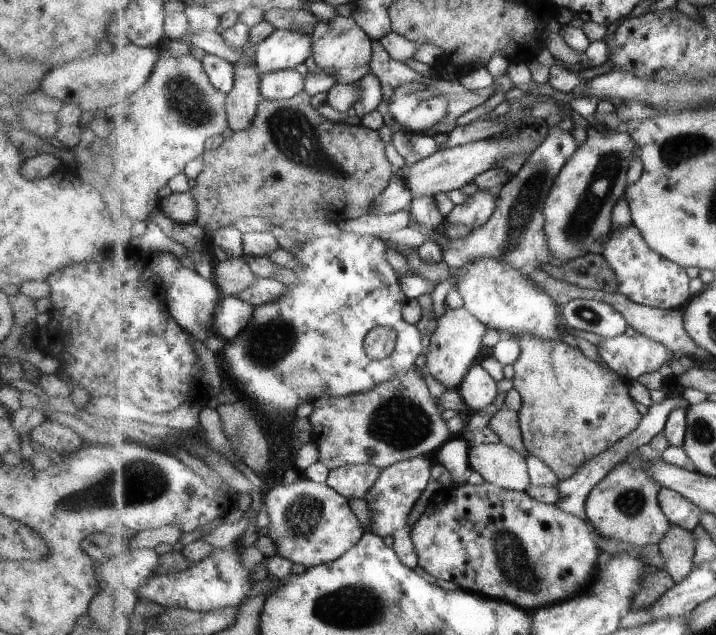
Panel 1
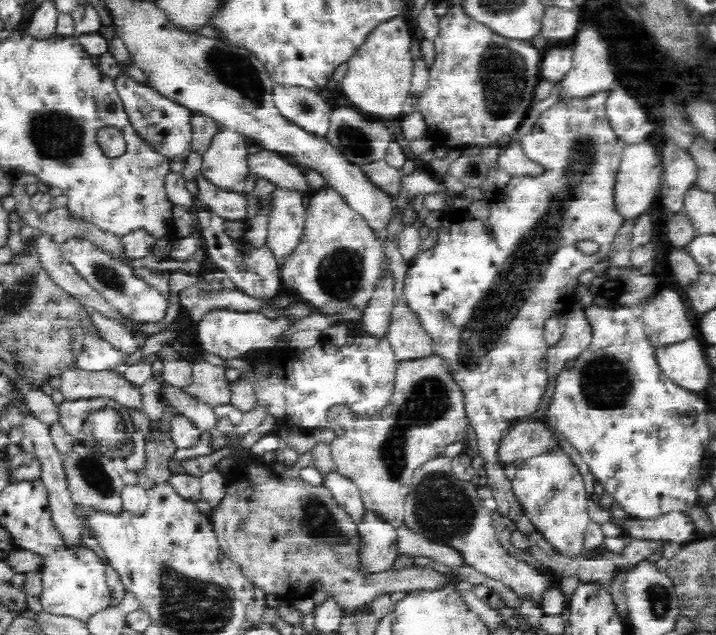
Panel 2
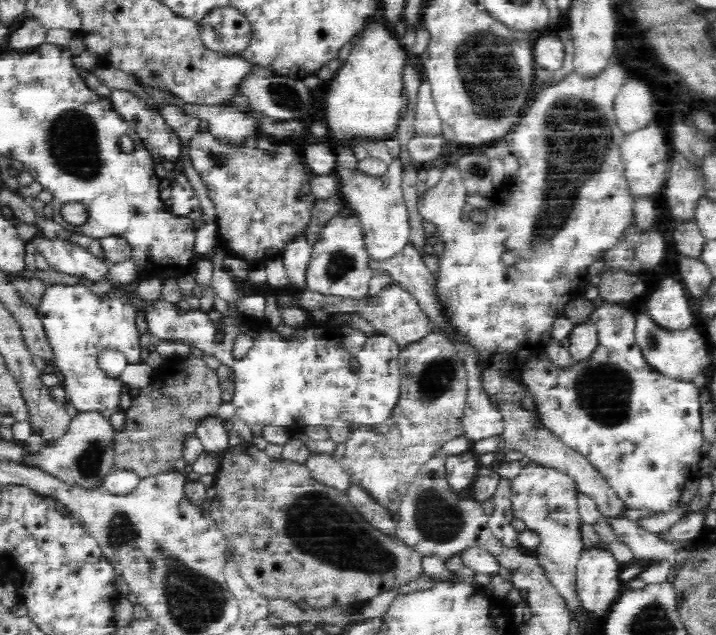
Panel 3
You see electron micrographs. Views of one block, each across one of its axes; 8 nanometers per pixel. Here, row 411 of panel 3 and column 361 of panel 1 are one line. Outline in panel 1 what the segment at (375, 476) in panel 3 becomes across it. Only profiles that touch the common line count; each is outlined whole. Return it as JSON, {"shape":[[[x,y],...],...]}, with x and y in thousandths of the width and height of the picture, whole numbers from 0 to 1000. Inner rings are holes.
{"shape":[[[585,578],[524,608],[521,614],[444,628],[439,633],[440,649],[432,657],[437,679],[434,693],[443,698],[447,709],[447,726],[462,740],[493,731],[524,731],[532,739],[543,737],[547,731],[563,728],[581,718],[606,720],[612,709],[633,688],[626,663],[619,658],[619,643],[610,638],[605,620],[585,584]]]}

